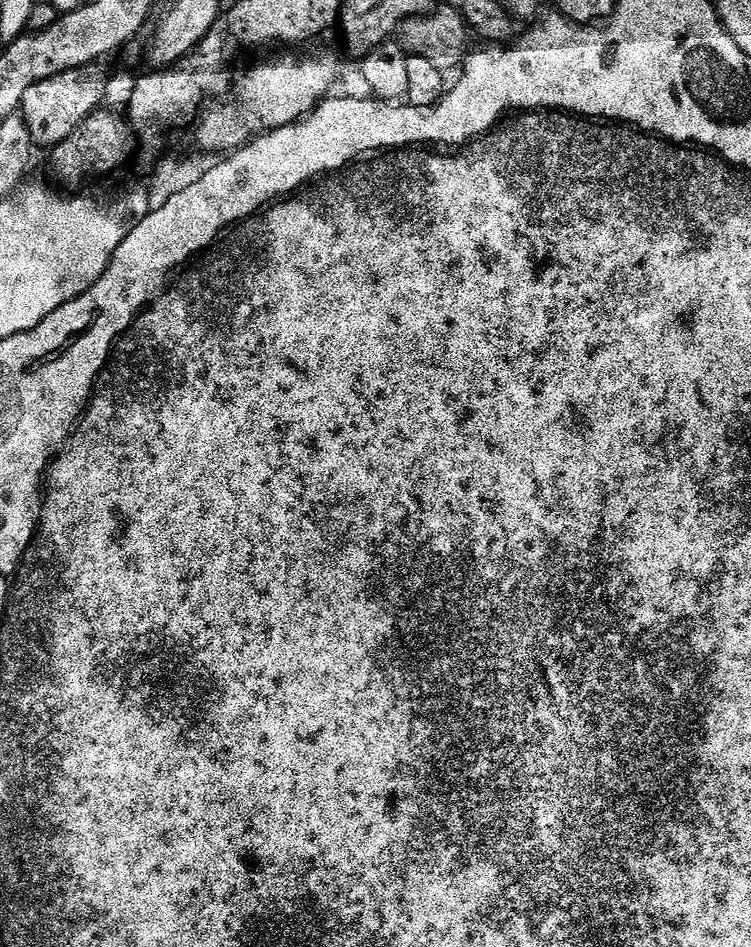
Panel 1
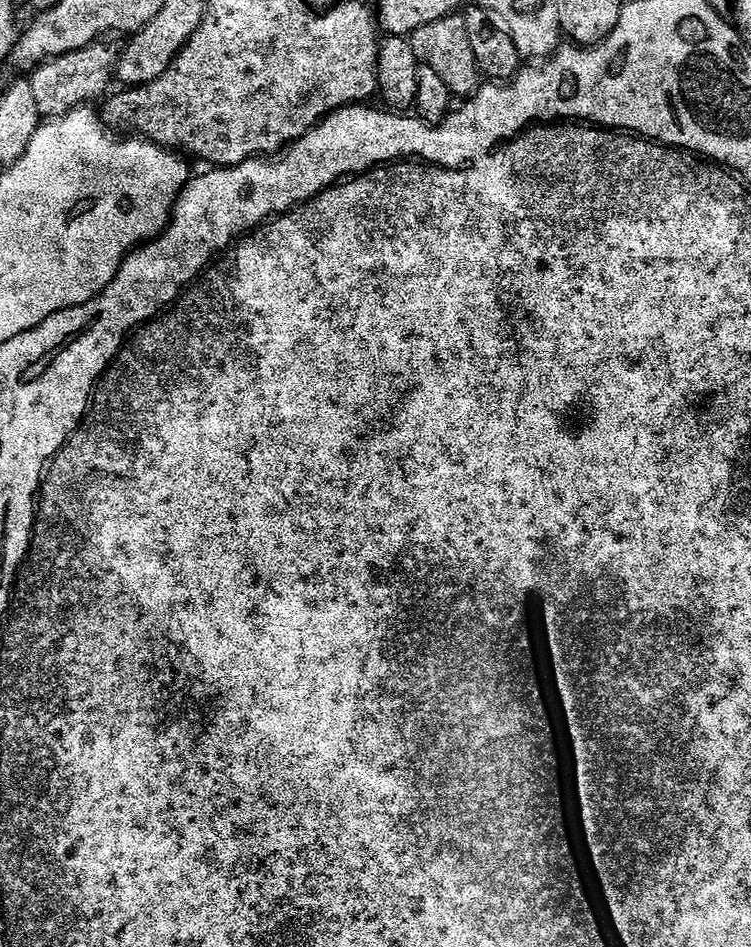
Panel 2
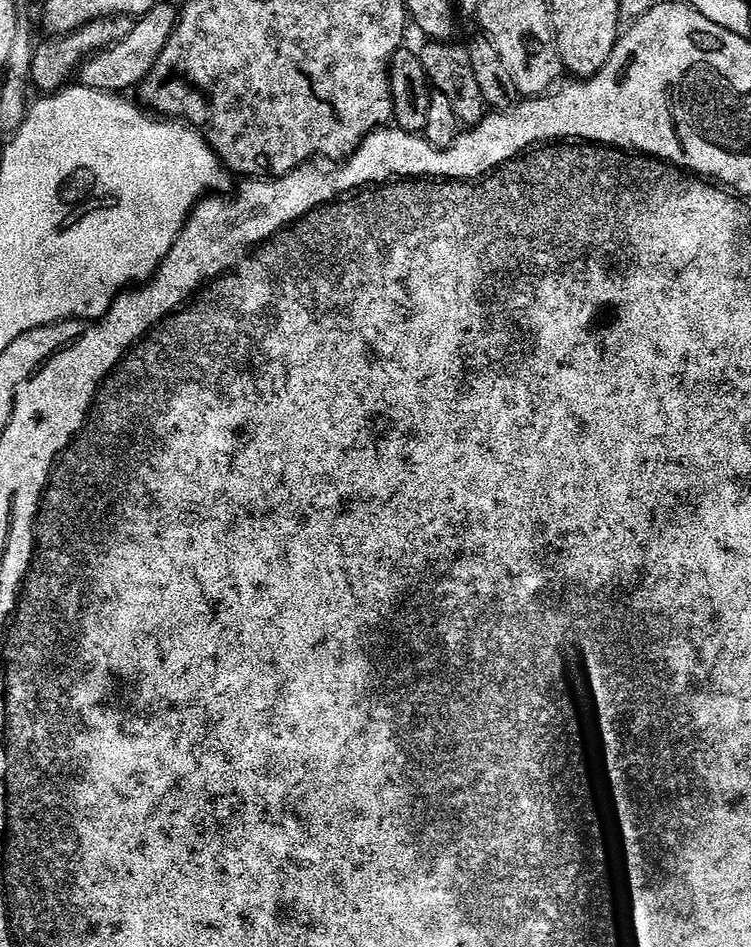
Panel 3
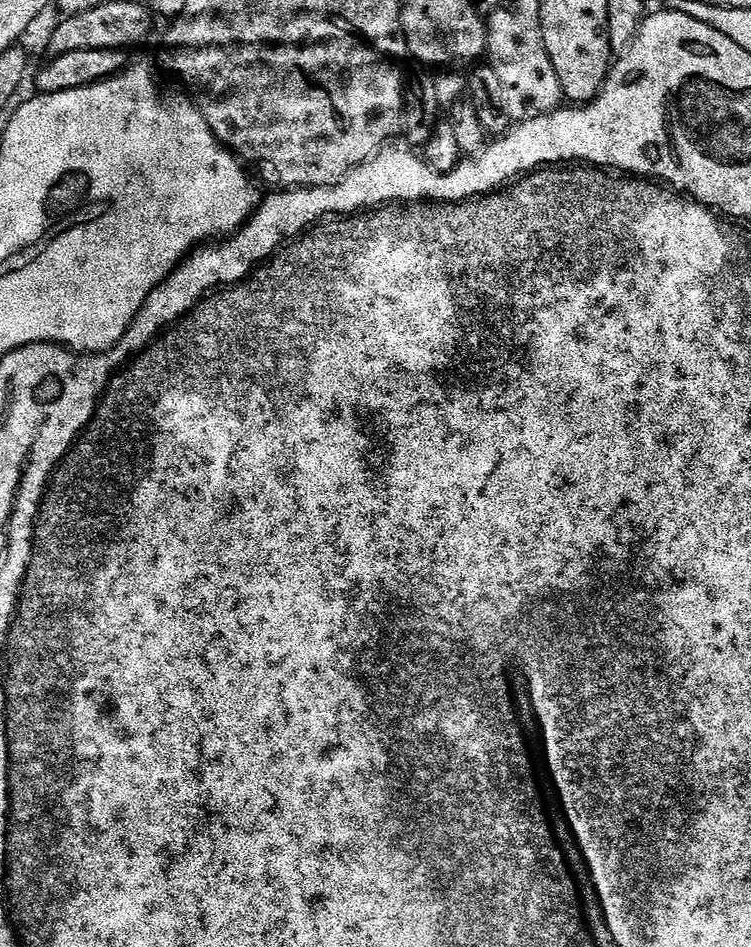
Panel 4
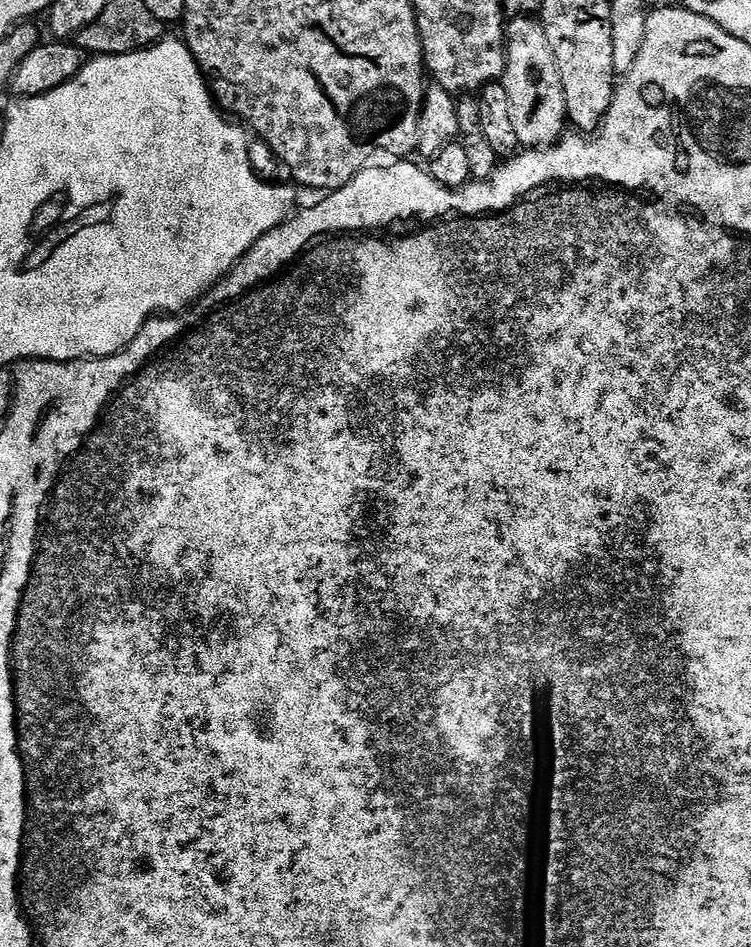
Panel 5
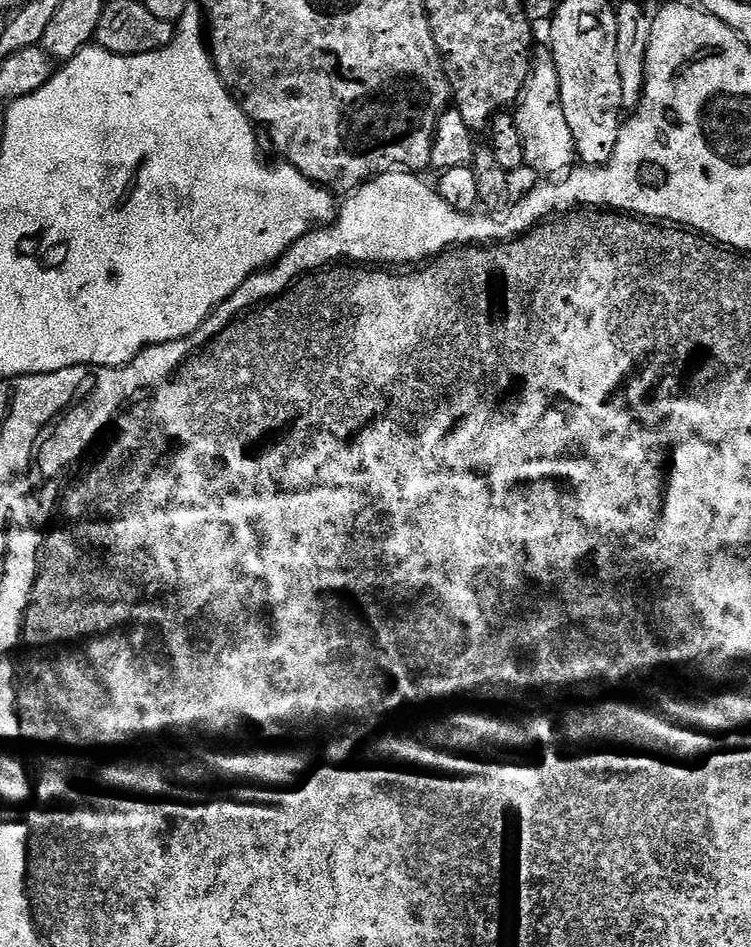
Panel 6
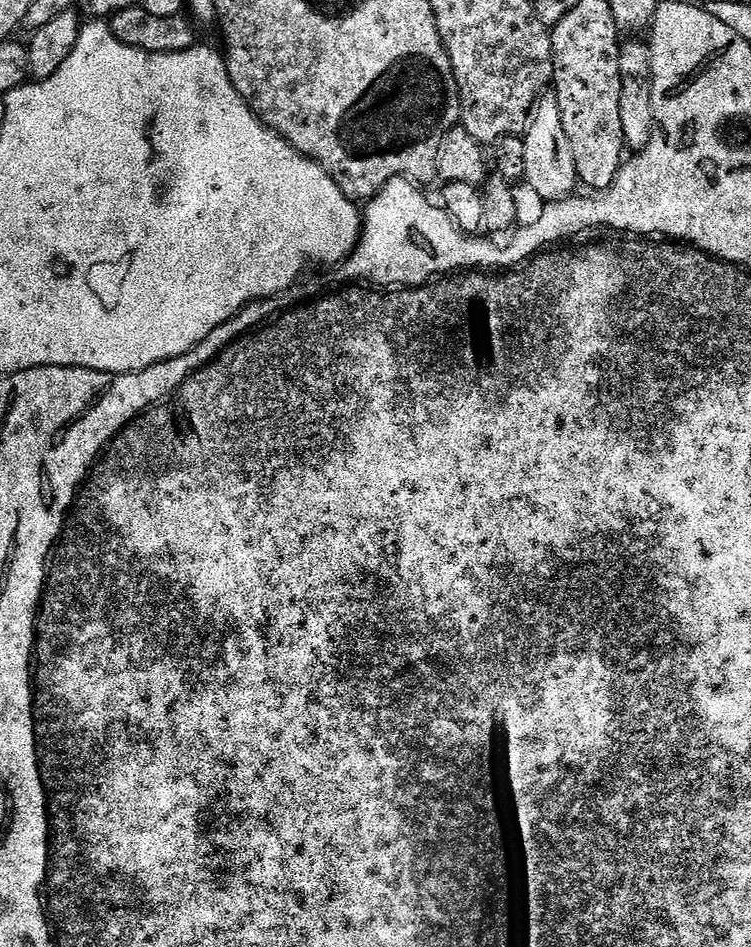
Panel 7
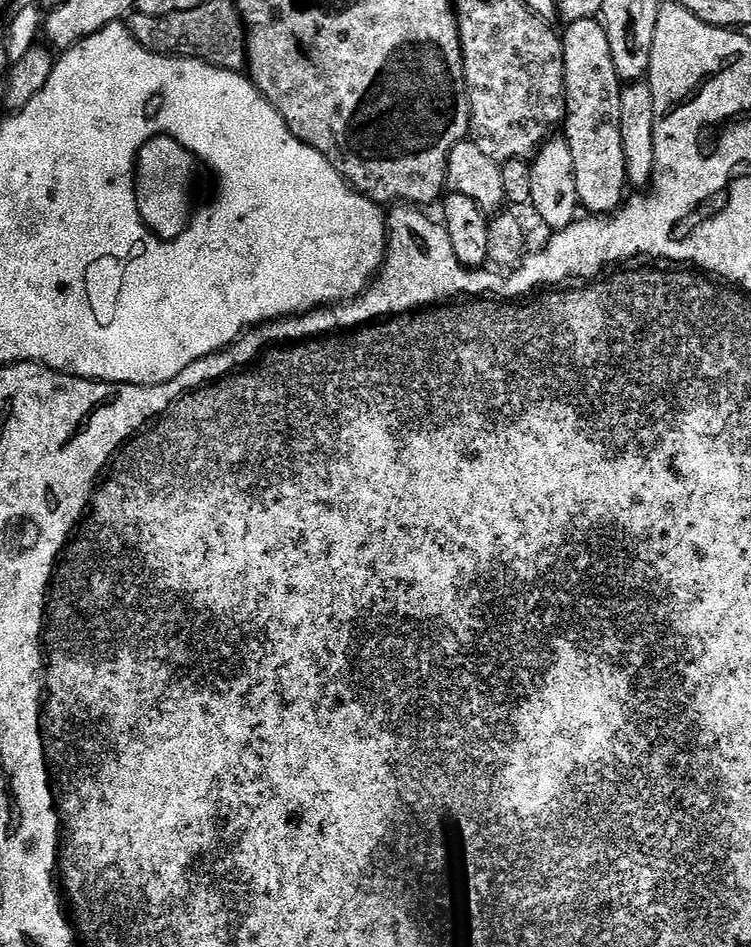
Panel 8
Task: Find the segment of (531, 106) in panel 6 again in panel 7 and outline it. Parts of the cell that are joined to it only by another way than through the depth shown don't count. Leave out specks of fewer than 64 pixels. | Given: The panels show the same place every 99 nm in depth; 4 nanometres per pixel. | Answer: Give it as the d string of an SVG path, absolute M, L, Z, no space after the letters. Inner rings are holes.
M545 94L536 101L532 109L532 119L522 137L523 156L525 158L524 180L544 202L566 200L578 188L574 150L570 150L570 138L562 127L562 114L558 110L555 95Z

